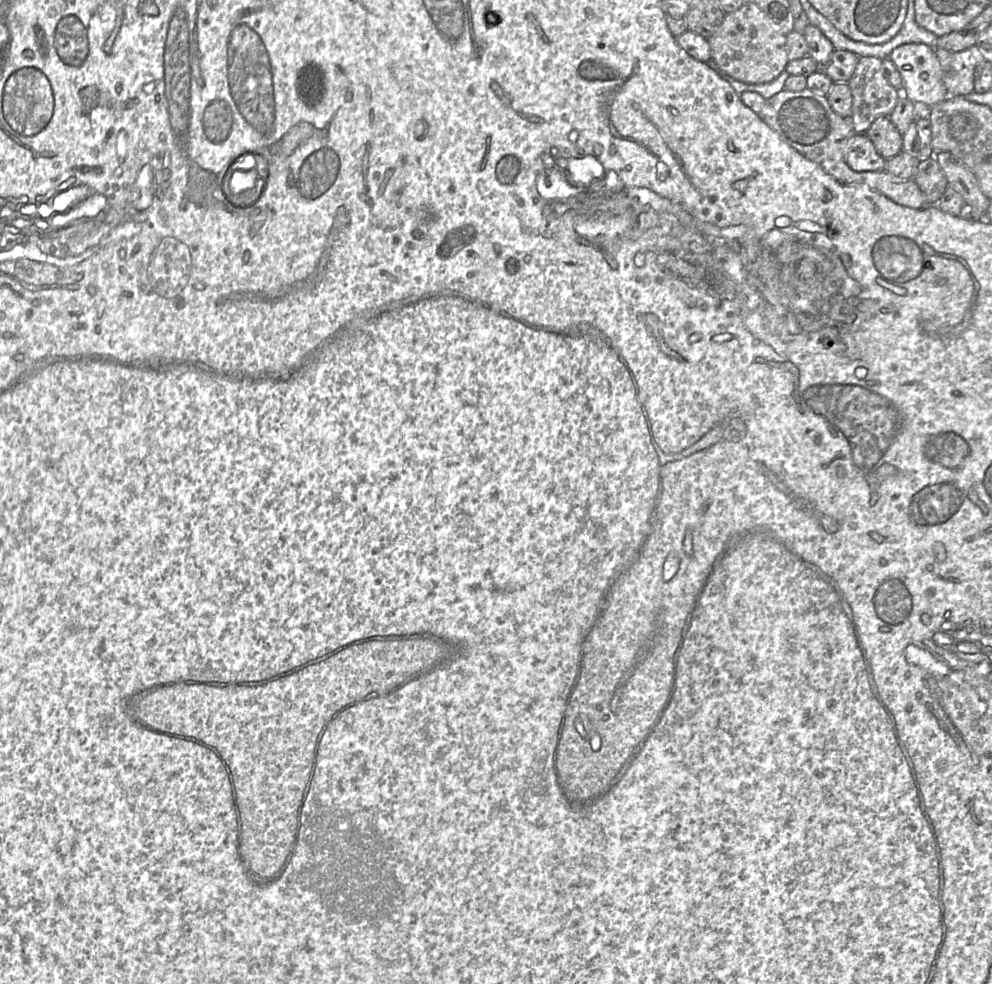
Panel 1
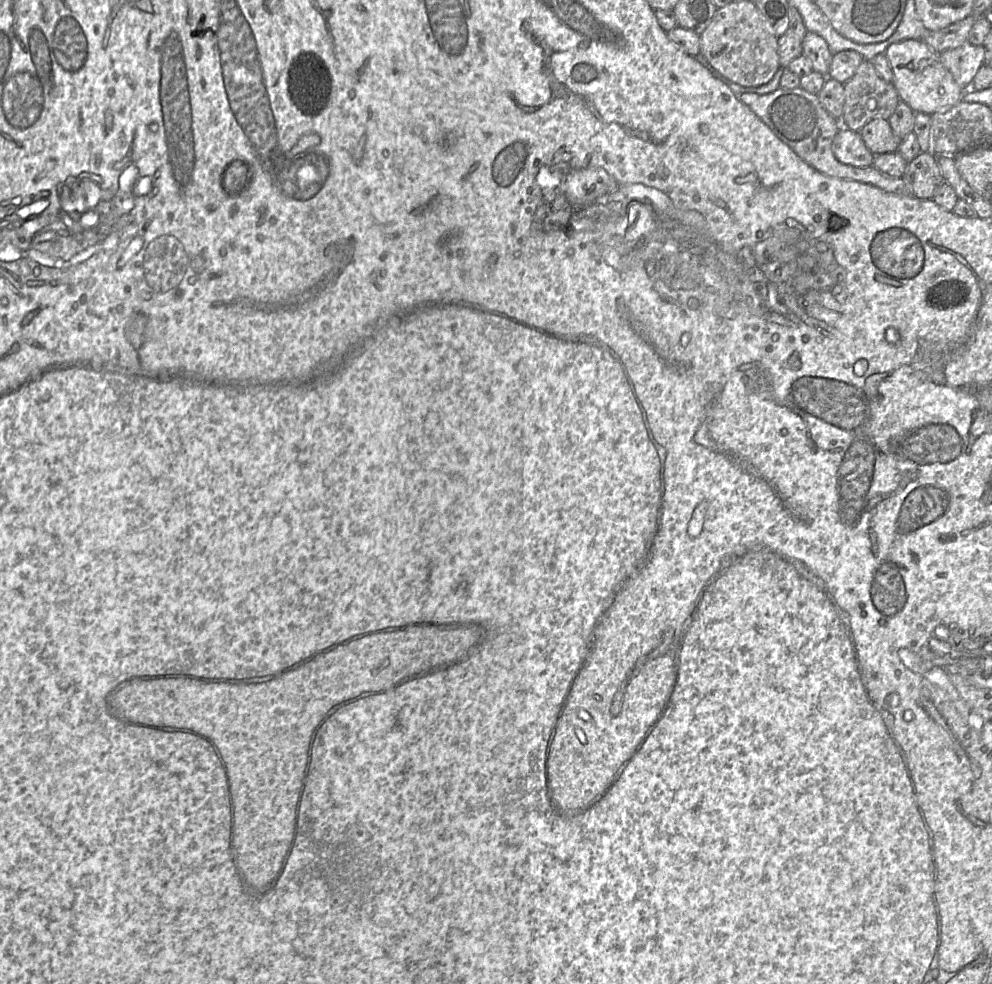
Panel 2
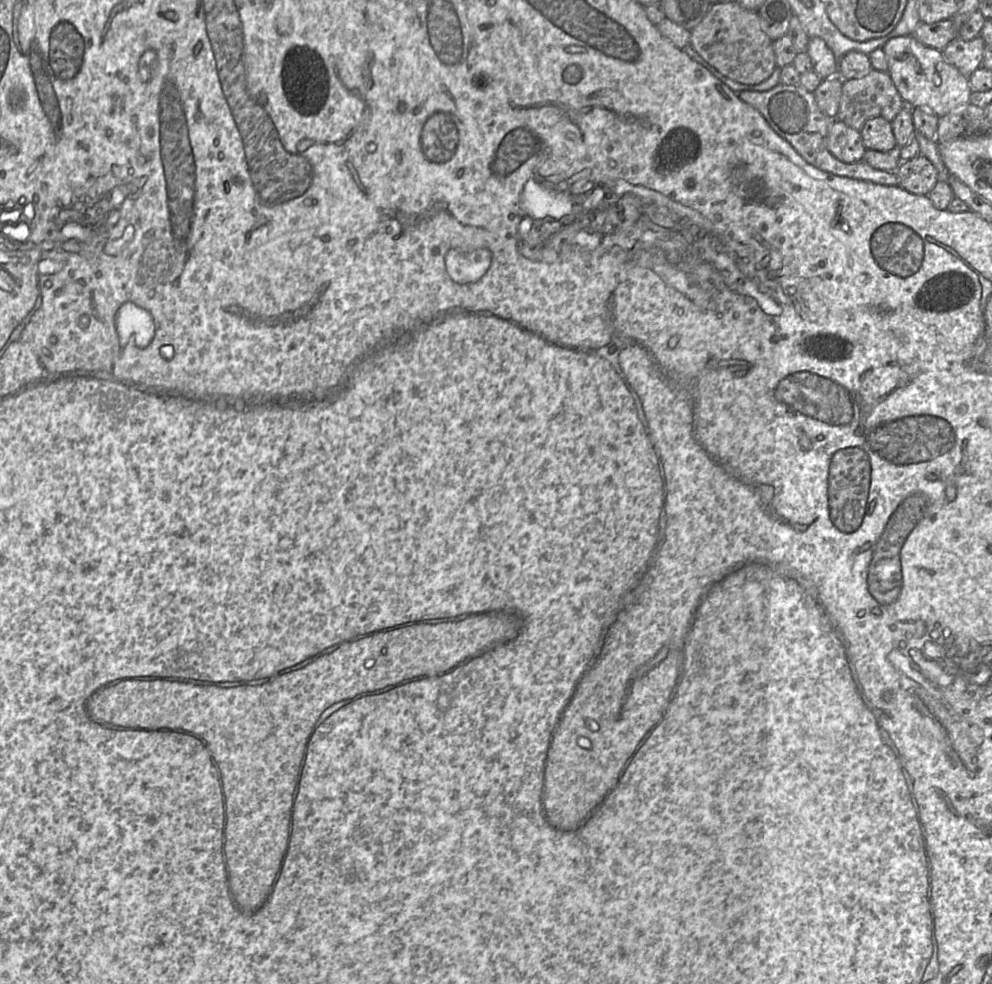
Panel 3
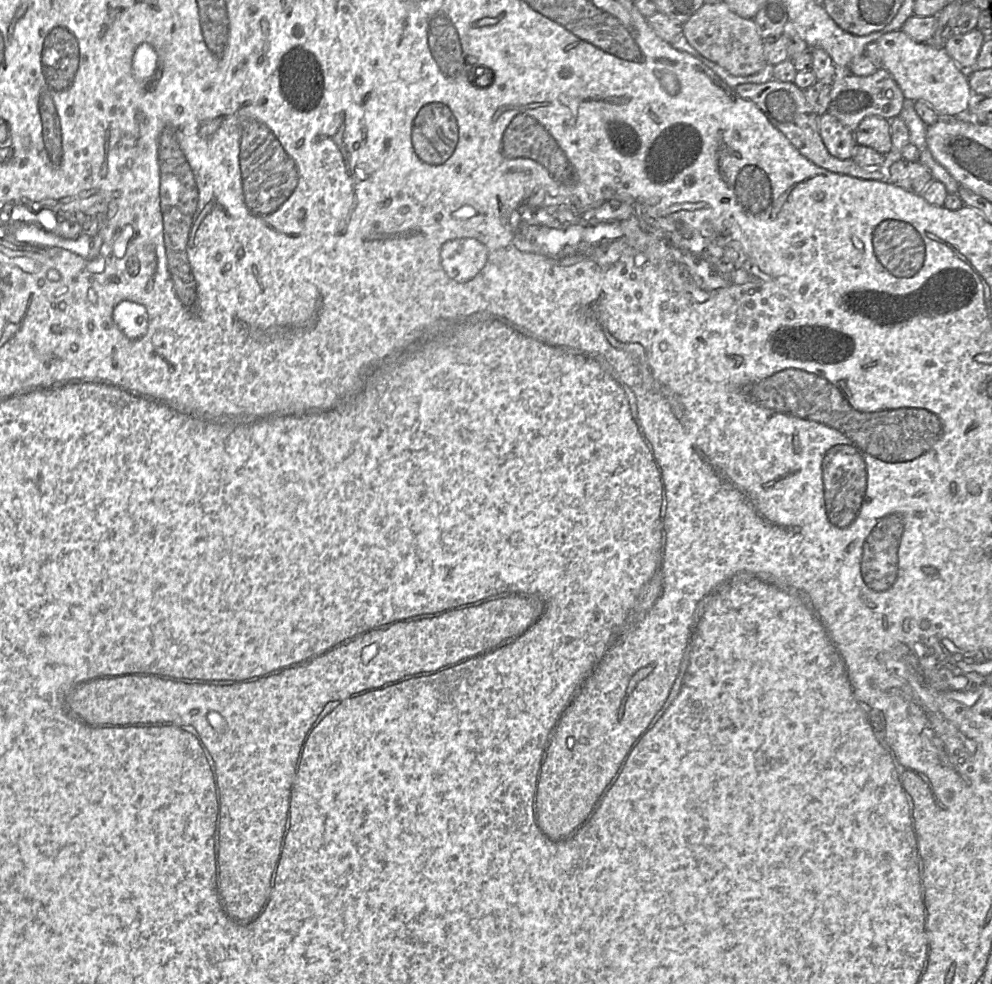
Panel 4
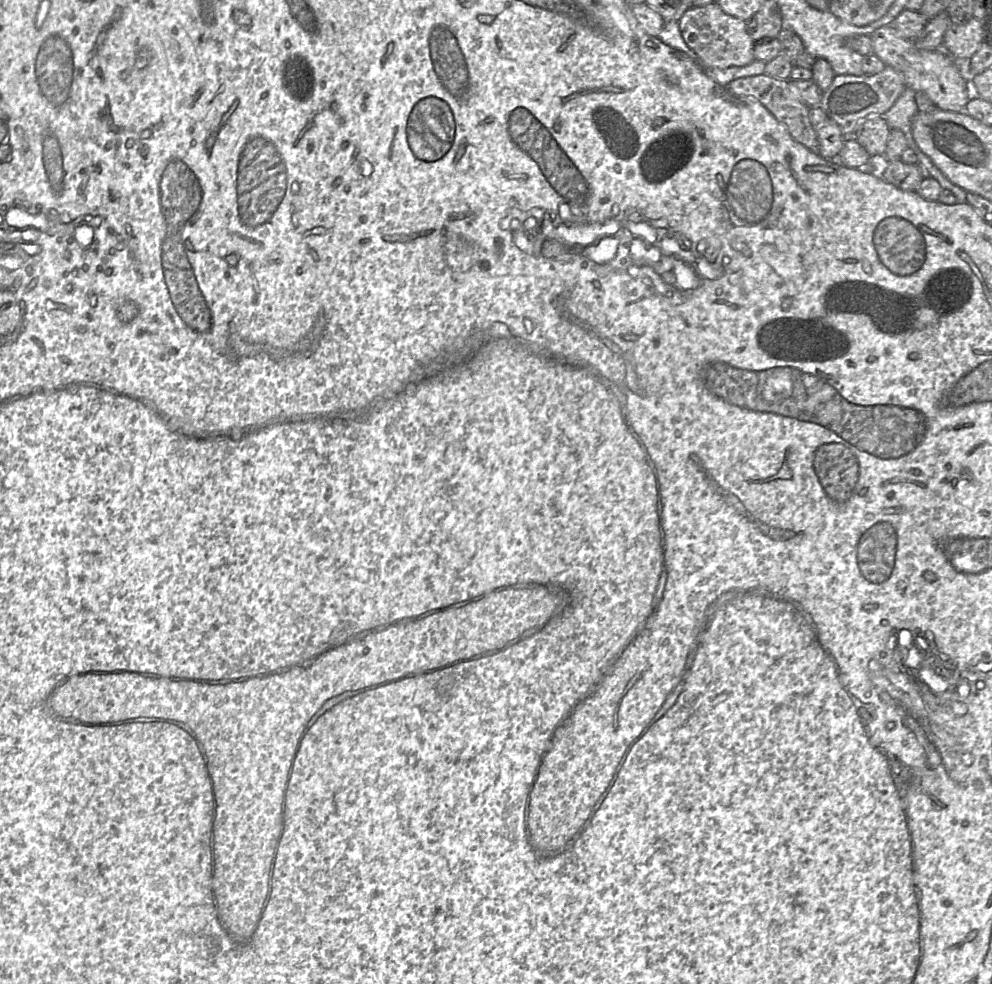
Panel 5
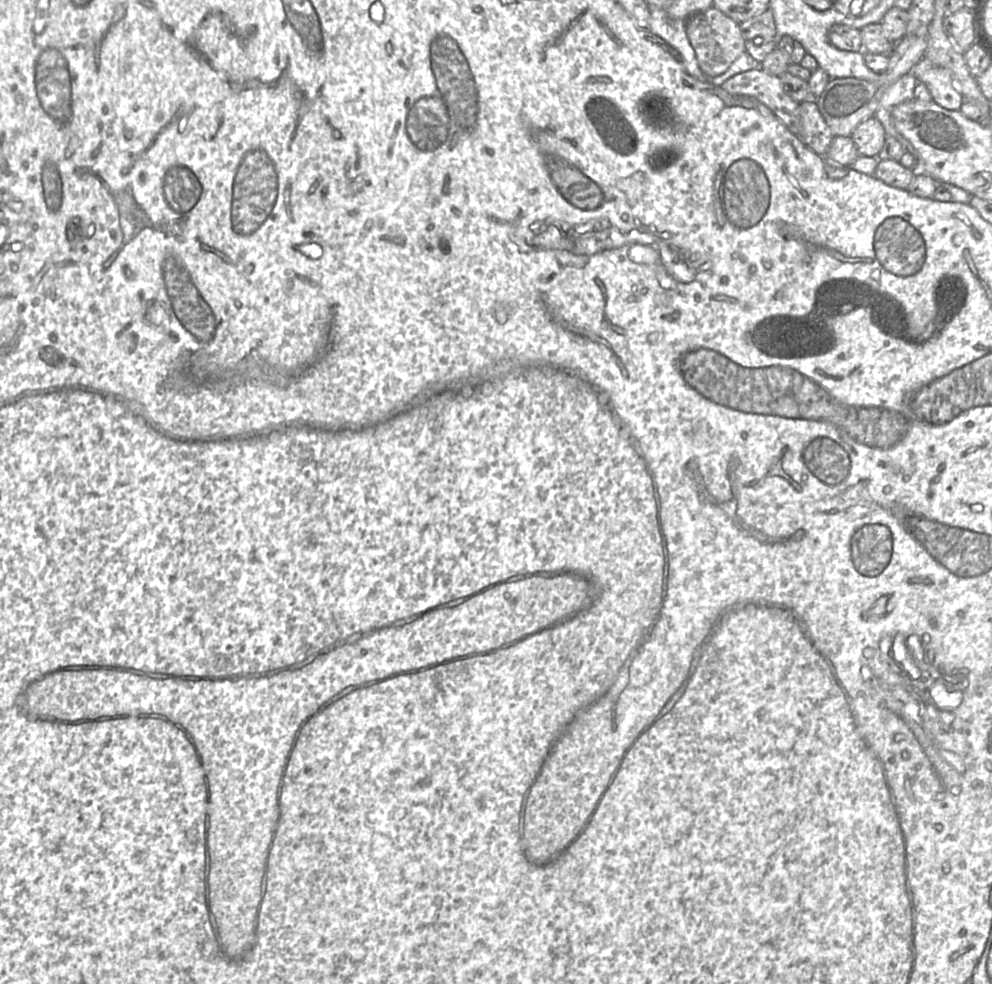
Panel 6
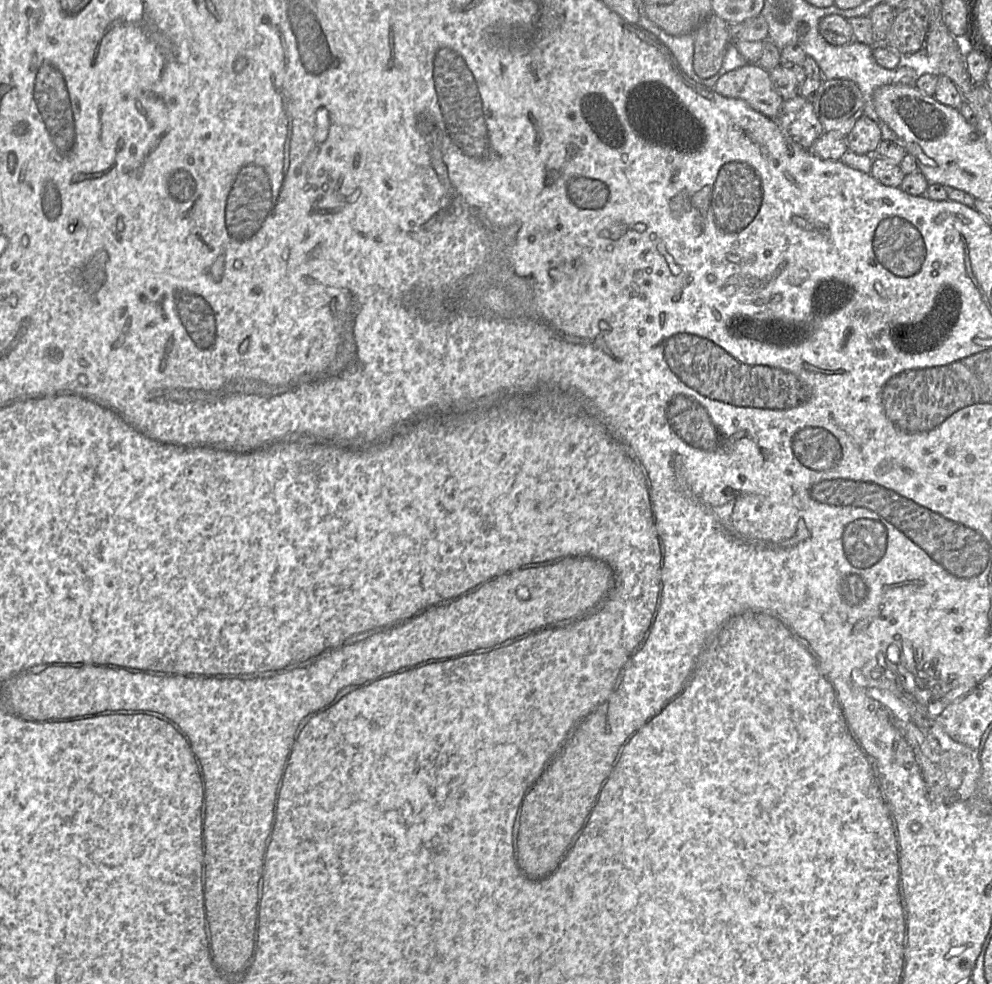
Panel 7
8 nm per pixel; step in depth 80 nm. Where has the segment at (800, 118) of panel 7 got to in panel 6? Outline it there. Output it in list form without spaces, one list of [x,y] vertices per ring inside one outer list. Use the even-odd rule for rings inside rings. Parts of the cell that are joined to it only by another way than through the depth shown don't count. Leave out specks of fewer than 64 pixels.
[[[816,100],[801,102],[799,108],[802,124],[799,138],[816,154],[826,156],[834,136],[821,115]]]

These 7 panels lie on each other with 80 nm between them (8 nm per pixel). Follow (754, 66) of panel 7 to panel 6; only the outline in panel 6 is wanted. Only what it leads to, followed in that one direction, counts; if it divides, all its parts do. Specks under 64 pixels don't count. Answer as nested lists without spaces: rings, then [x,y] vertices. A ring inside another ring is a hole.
[[[761,68],[736,74],[721,87],[731,94],[754,97],[767,106],[774,115],[797,137],[801,137],[799,103],[784,91],[778,76],[765,73]]]

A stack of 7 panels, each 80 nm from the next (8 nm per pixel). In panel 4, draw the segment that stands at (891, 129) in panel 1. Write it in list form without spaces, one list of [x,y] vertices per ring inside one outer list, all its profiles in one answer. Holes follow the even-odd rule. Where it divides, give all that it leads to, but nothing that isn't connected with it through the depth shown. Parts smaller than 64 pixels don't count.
[[[880,116],[864,118],[854,132],[856,144],[870,147],[886,156],[886,163],[892,159],[890,121]]]

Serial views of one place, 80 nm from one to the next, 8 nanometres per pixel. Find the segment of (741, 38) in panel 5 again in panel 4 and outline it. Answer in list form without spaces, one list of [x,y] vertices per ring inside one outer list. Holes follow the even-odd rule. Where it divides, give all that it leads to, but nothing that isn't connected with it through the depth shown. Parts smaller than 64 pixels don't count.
[[[725,1],[704,3],[682,27],[683,36],[695,50],[733,76],[750,76],[766,65],[763,40],[753,19],[738,16],[728,8]]]

